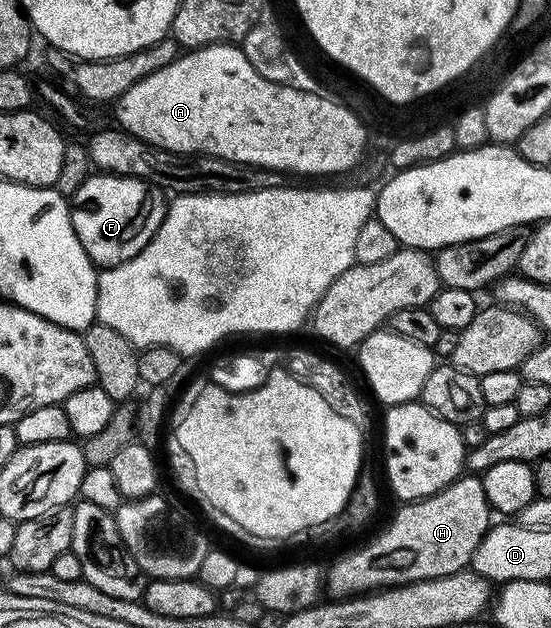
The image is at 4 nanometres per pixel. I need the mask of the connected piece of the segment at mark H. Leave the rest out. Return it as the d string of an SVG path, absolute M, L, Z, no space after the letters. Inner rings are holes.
M462 475L457 480L450 483L447 487L443 487L435 495L430 497L424 497L421 501L411 501L400 506L401 510L390 519L385 525L385 530L382 533L377 533L373 538L370 539L366 545L361 545L358 549L353 549L350 553L345 553L333 566L330 567L329 573L327 569L327 585L334 589L334 594L340 595L342 598L356 597L358 595L367 595L372 591L380 591L390 587L396 587L399 585L409 585L413 581L430 581L436 577L446 577L452 573L460 573L472 562L475 551L479 547L479 543L486 535L489 534L491 528L491 510L487 503L487 491L483 491L483 483L481 482L480 476L477 475Z

